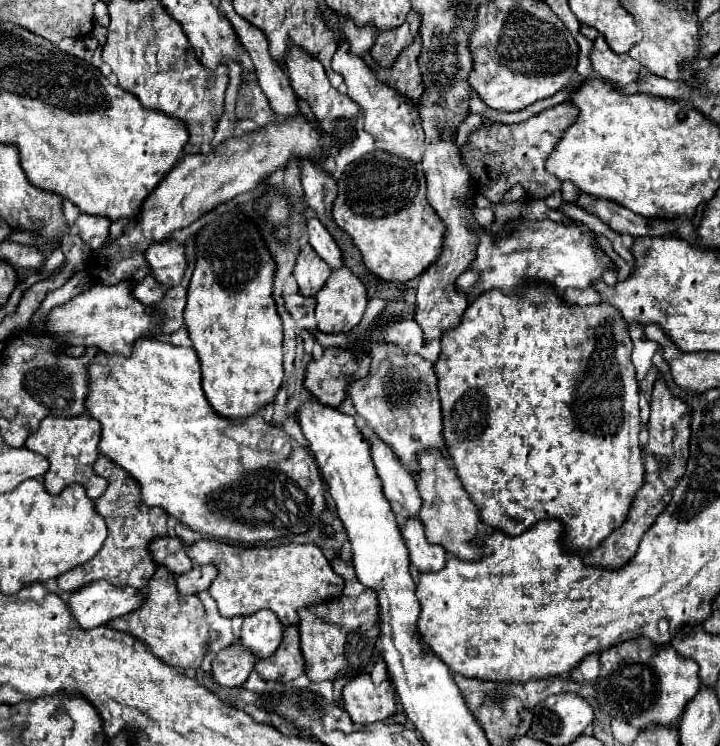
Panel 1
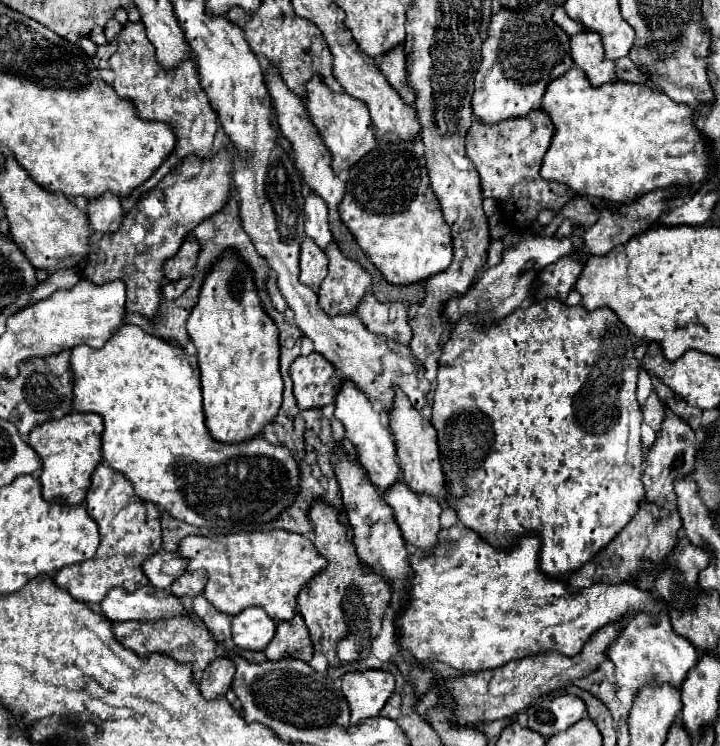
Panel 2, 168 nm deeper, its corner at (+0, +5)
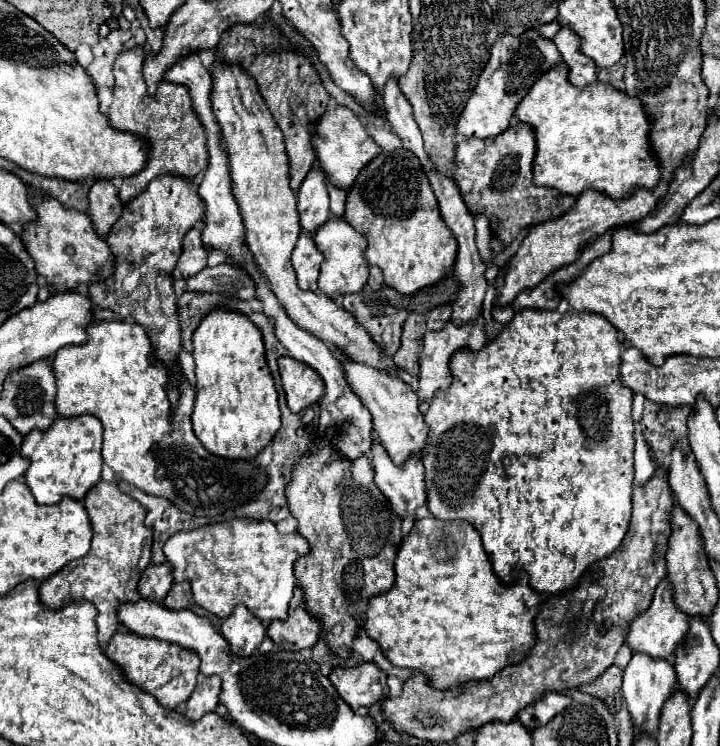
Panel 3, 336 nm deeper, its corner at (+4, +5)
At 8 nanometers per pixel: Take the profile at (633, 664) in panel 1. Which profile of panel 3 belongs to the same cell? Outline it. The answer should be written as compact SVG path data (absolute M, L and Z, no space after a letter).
M663 578L655 590L655 596L653 596L653 602L651 606L631 622L629 626L629 634L627 634L627 644L631 646L633 652L645 652L653 658L671 658L675 648L681 644L683 636L687 634L687 628L689 628L689 622L687 622L687 616L685 612L681 612L675 604L675 592L673 592L673 586L667 578Z

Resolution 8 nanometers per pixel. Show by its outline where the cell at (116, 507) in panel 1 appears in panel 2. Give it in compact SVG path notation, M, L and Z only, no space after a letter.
M99 464L91 476L93 484L87 494L87 512L97 522L101 544L97 554L85 562L63 566L55 574L59 588L67 590L77 600L85 604L99 604L109 588L123 586L133 592L141 586L147 586L149 580L141 570L141 564L147 556L161 550L161 510L153 502L143 502L135 496L133 484L117 470L107 464Z

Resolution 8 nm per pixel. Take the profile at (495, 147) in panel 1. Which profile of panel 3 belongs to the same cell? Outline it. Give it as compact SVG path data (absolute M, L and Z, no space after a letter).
M513 122L503 134L487 140L461 140L455 148L455 182L467 208L473 214L485 214L493 238L503 246L509 246L517 234L537 222L553 220L567 212L573 204L573 196L563 196L551 188L539 188L531 180L531 164L535 158L535 130L529 124Z

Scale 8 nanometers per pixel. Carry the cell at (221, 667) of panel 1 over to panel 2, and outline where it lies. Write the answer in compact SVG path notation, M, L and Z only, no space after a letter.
M219 656L209 664L209 672L205 670L201 680L199 680L201 694L209 700L217 698L217 696L223 696L231 688L233 678L235 678L233 660L227 658L227 656Z

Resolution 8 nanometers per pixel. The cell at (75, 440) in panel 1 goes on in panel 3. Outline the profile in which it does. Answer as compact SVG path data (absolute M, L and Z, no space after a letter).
M95 416L77 418L57 418L49 430L33 430L23 438L21 456L29 458L29 468L25 472L25 484L39 504L59 504L63 496L81 500L101 476L101 442L103 428Z

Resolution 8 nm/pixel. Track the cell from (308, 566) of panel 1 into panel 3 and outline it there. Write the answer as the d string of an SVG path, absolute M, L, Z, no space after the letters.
M235 518L229 522L209 524L195 530L177 532L163 546L175 582L191 580L193 600L217 618L227 618L237 604L243 604L259 620L285 620L293 596L293 562L309 552L307 542L299 534L279 534L273 522Z

